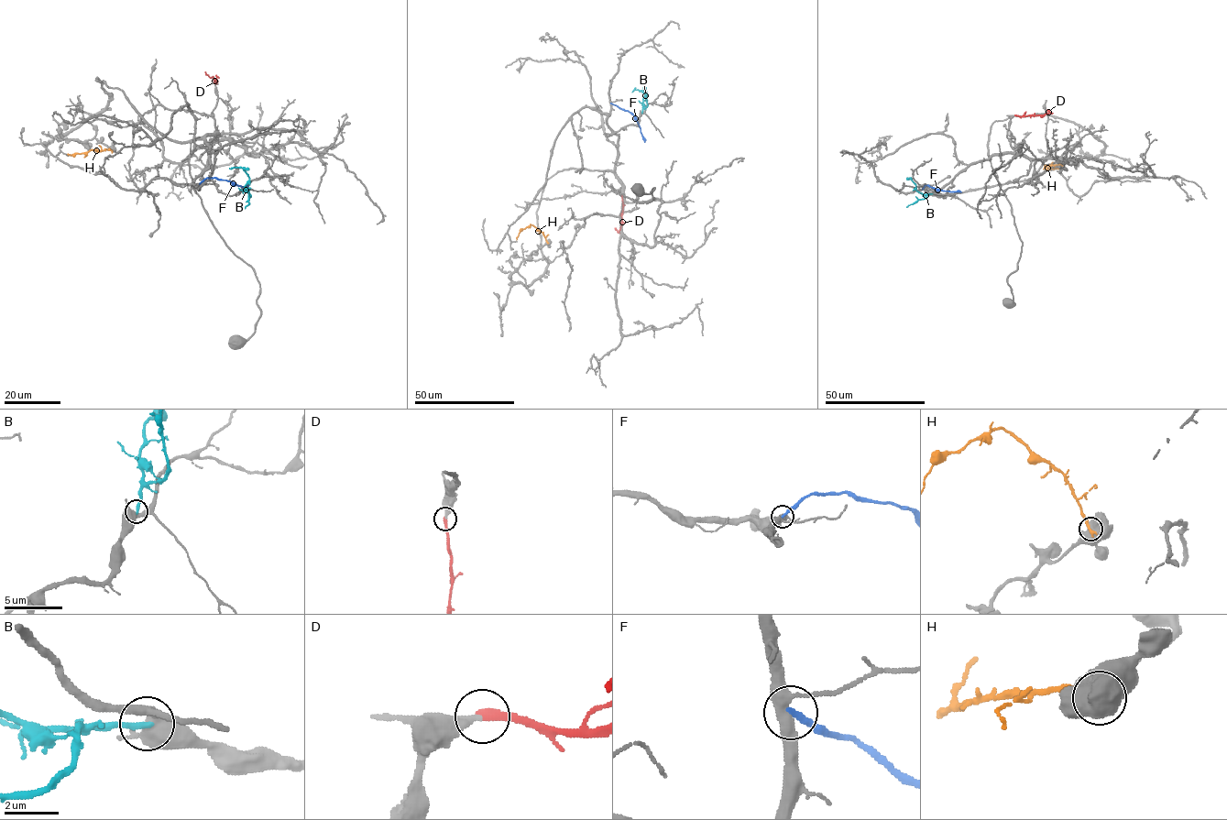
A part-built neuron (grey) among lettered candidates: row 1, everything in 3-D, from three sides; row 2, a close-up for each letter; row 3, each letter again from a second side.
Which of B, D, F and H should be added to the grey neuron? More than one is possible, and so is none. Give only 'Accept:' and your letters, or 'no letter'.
Accept: D

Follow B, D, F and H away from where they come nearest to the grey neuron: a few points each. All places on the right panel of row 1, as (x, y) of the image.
B: (932, 193), (919, 192), (908, 178), (911, 178)
D: (1015, 115), (1051, 113), (1047, 109)
F: (922, 189), (928, 185), (944, 191), (961, 191)
H: (1061, 165), (1044, 166), (1058, 169)

